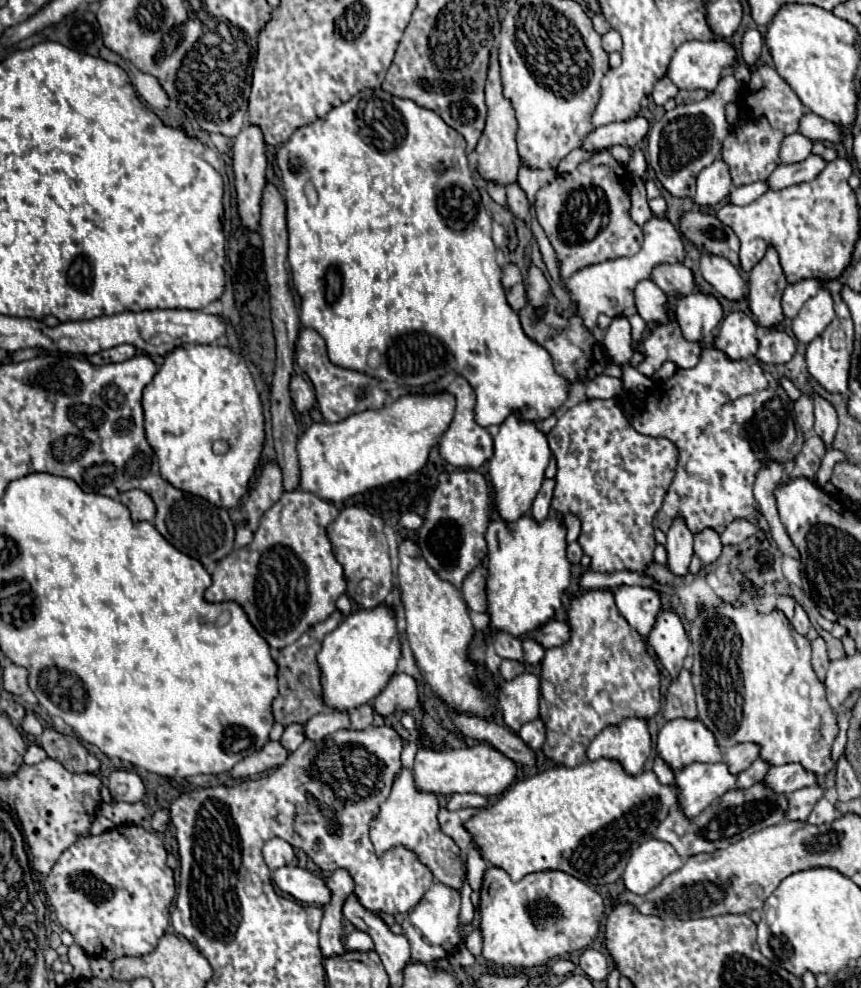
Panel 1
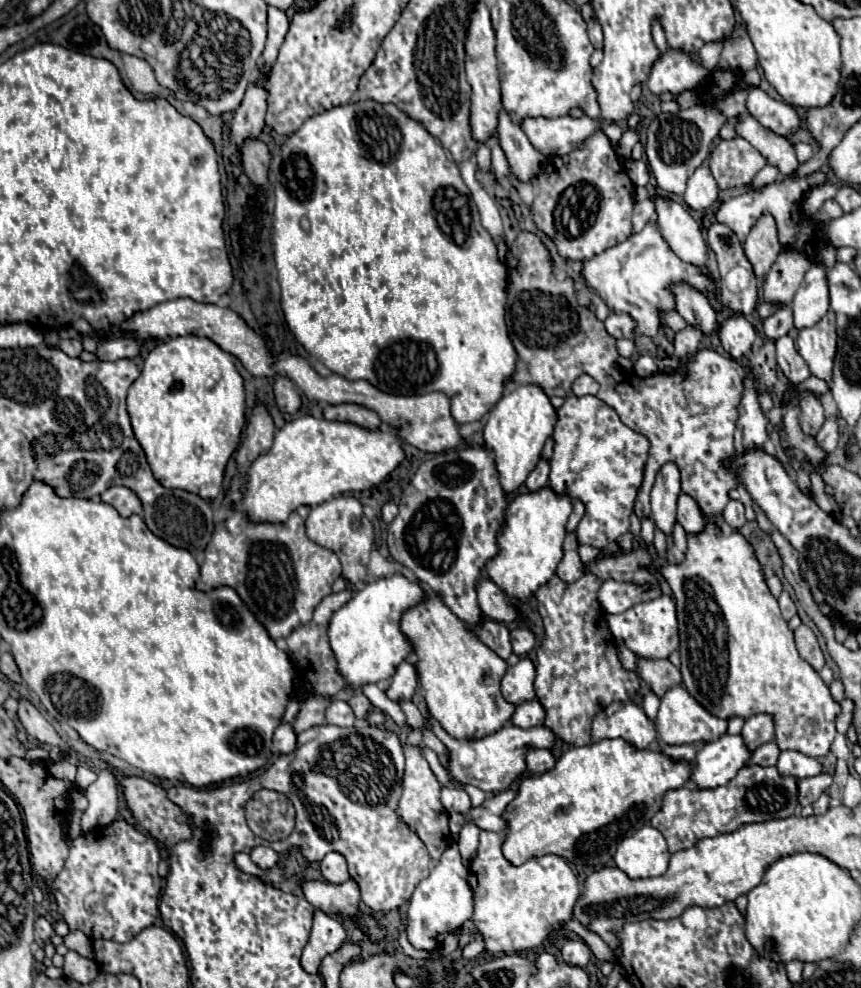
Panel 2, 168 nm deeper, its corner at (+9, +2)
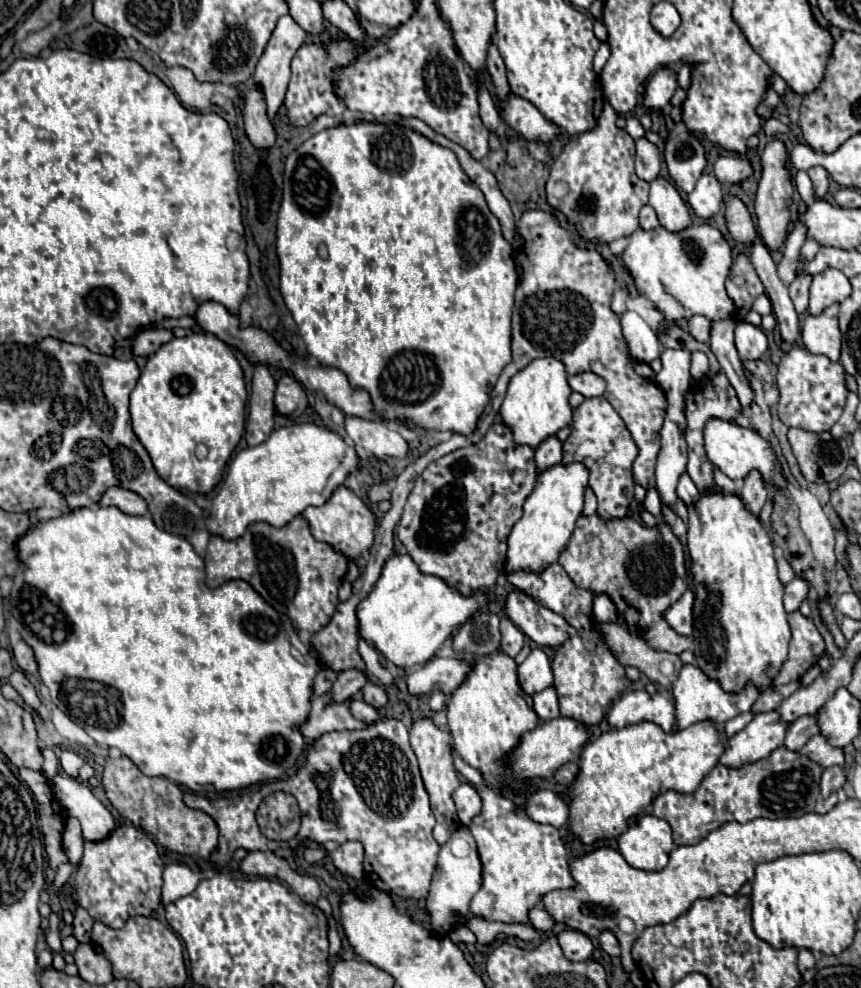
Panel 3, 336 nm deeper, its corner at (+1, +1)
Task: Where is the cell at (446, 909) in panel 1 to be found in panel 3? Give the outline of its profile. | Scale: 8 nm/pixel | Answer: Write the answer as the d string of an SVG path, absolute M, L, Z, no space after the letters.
M467 827L453 831L449 843L445 843L439 851L435 877L431 881L429 897L427 897L427 911L431 915L433 931L439 935L447 935L463 917L469 913L469 903L473 895L481 887L481 861L477 855L475 839Z

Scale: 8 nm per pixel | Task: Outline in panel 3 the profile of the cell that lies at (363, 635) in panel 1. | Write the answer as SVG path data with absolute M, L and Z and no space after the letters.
M393 555L385 561L373 591L357 605L357 631L363 641L387 661L409 669L427 663L439 645L465 623L473 611L487 605L487 595L475 591L463 597L445 581L423 575L409 555Z

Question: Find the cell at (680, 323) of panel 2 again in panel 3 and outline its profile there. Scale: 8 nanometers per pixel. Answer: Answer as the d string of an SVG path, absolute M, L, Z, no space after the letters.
M695 315L695 317L691 317L689 321L687 321L687 329L689 329L689 333L697 339L697 341L703 341L703 343L707 343L709 341L709 319L705 319L705 317L701 317L701 315Z

